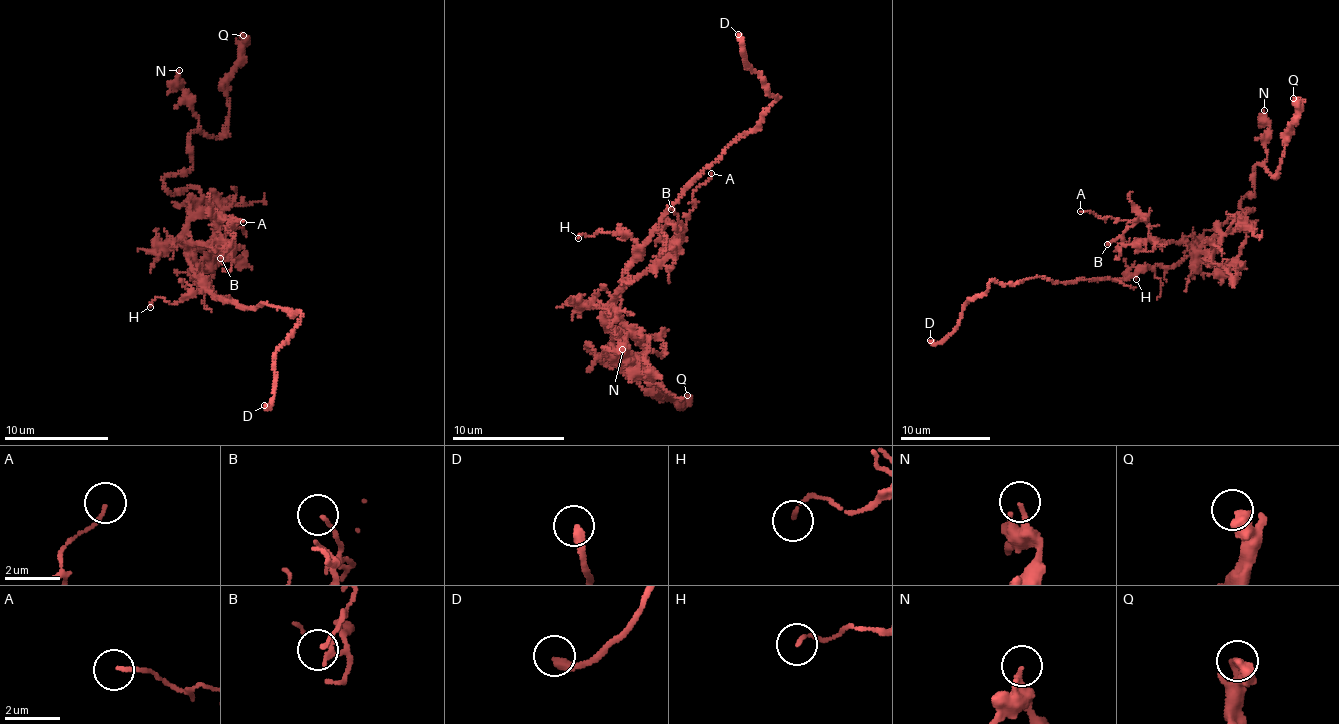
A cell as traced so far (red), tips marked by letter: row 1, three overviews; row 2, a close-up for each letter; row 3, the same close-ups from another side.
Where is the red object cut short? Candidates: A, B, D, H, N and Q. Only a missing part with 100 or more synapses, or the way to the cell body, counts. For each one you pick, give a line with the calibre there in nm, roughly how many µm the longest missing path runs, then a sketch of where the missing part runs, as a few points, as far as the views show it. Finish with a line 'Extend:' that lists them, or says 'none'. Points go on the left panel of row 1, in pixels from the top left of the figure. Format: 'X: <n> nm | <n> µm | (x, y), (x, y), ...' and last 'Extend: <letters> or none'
D: 320 nm | 45 µm
Extend: D

